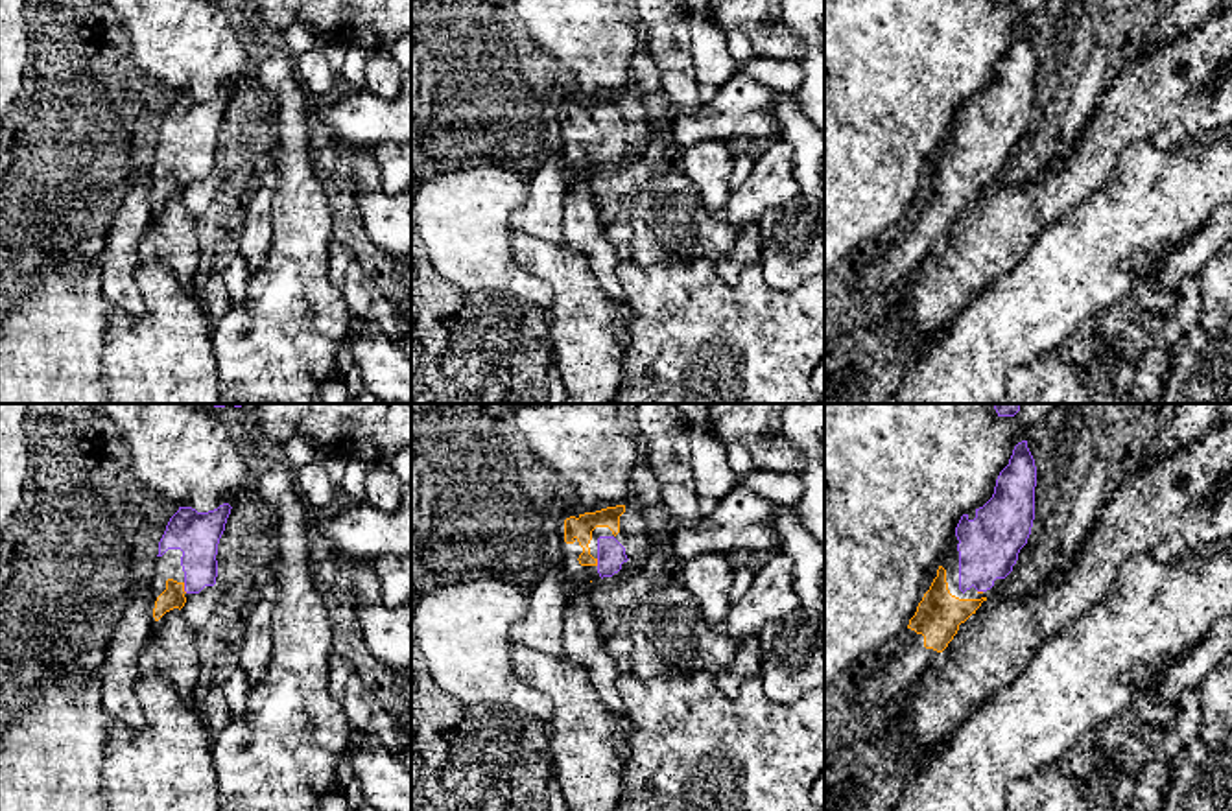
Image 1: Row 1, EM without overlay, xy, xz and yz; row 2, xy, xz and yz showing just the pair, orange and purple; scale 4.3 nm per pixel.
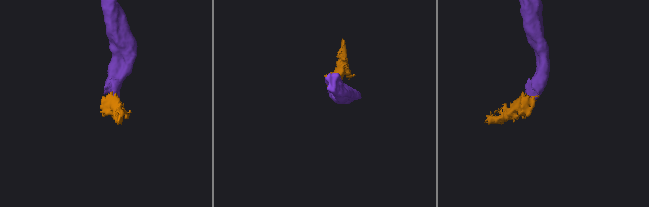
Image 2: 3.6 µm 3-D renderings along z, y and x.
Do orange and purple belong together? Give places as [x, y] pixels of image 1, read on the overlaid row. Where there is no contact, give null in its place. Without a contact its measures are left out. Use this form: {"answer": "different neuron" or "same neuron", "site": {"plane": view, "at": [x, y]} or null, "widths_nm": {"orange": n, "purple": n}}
{"answer": "same neuron", "site": {"plane": "xy", "at": [183, 588]}, "widths_nm": {"orange": 100, "purple": 190}}

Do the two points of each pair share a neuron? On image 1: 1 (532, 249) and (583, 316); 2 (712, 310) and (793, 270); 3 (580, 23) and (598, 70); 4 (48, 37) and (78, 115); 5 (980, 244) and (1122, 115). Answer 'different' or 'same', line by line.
1: same
2: different
3: same
4: different
5: same

